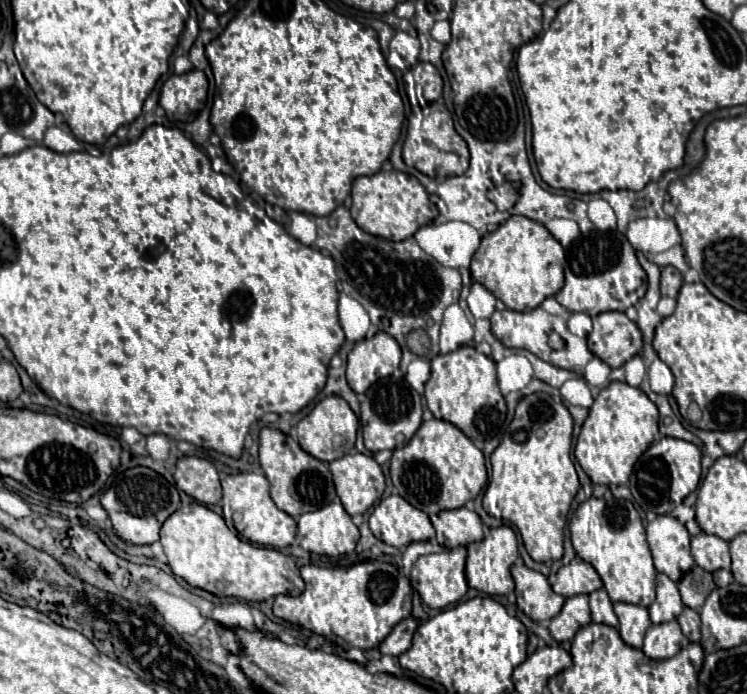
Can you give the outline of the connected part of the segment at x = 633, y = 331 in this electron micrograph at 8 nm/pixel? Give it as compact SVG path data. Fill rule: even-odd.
M602 312L594 316L592 322L594 322L594 330L588 334L588 348L610 368L622 366L642 350L642 332L632 320L628 320L624 312Z

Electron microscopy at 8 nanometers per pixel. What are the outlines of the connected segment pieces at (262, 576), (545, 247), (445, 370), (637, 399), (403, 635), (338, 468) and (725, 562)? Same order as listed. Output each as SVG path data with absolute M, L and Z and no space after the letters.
M198 502L176 510L162 524L160 544L164 546L168 566L176 576L182 576L190 586L204 588L216 596L238 596L246 602L262 602L278 594L298 596L304 590L304 580L300 578L300 570L292 556L238 538L222 516Z
M510 216L496 232L482 238L480 248L474 252L470 272L472 278L486 284L506 308L522 312L540 306L544 298L554 296L562 288L565 263L565 251L544 224L526 216Z
M462 346L450 354L438 354L430 362L432 374L426 382L426 404L434 418L452 422L470 440L484 442L496 436L506 424L506 402L496 380L496 364L476 348Z
M610 382L598 394L594 404L590 406L590 414L582 424L580 436L578 436L576 446L574 446L574 456L594 484L606 484L606 486L626 484L630 474L632 474L632 468L634 468L636 460L652 444L656 432L658 432L658 408L654 406L654 402L640 388L634 388L626 382Z
M412 616L402 620L390 632L390 636L386 636L386 640L380 644L380 652L390 654L390 656L400 656L402 652L406 652L410 648L410 644L412 644L412 636L414 636L418 624L420 624L420 620L416 620Z
M354 452L330 462L336 492L350 516L364 514L384 492L380 464L366 454Z
M704 532L698 536L692 536L692 558L700 568L708 572L714 572L718 568L728 570L730 568L728 542Z

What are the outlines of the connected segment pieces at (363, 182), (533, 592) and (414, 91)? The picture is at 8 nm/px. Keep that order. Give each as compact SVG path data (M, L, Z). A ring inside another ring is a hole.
M400 170L376 172L372 176L360 176L352 184L352 218L354 222L374 236L400 242L410 238L420 226L432 222L438 216L438 208L428 200L424 186L410 174Z
M524 564L512 566L512 578L516 582L518 608L534 622L546 622L562 610L564 598L556 594L548 578Z
M429 62L419 63L404 75L406 93L413 111L437 100L443 89L443 81L436 67Z

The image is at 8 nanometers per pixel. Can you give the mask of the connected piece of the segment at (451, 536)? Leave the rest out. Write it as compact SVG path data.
M468 508L442 510L431 519L436 531L436 539L446 548L468 546L484 536L484 524L480 516Z

